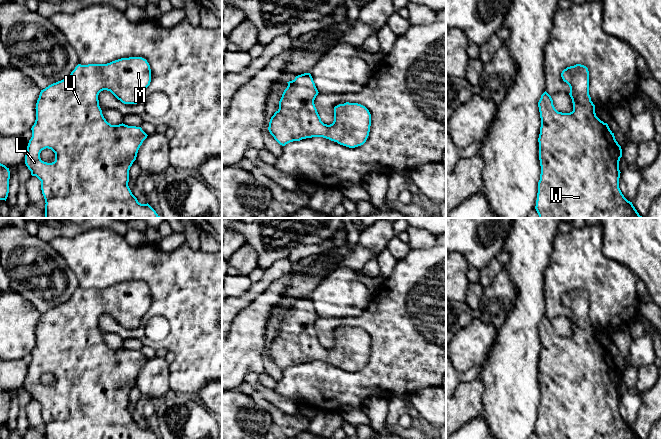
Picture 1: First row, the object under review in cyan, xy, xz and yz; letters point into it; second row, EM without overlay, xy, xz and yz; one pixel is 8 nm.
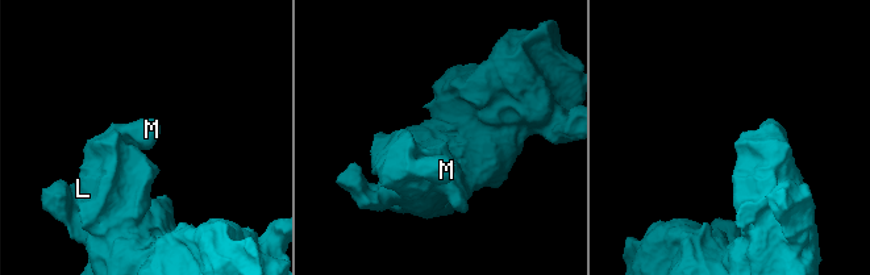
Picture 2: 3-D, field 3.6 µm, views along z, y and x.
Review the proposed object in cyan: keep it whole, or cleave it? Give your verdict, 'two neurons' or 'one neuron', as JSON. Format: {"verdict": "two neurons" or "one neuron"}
{"verdict": "one neuron"}

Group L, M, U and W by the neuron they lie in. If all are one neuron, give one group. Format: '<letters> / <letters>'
L M U W

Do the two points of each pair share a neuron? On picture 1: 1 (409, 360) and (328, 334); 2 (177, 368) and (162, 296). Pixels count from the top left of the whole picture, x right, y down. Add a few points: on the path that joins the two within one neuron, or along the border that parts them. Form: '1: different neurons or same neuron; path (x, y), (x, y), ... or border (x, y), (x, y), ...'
1: same neuron; path (388, 339), (371, 322), (346, 322)
2: same neuron; path (181, 350), (180, 314)

